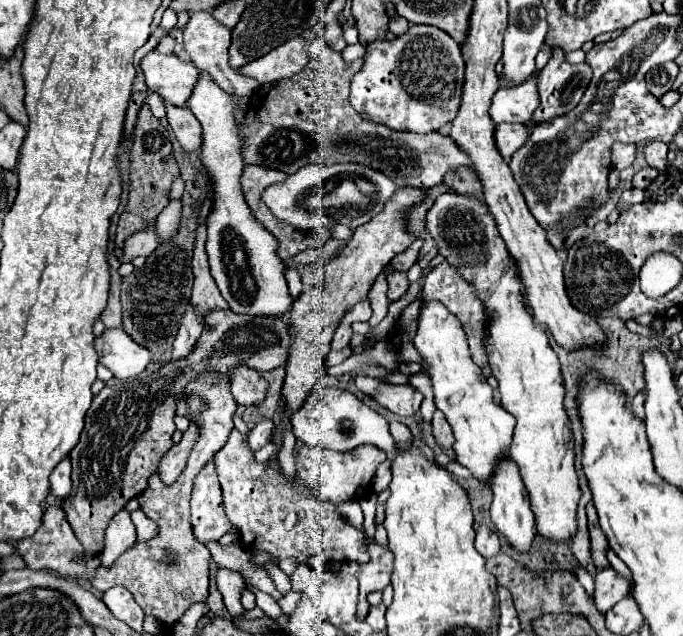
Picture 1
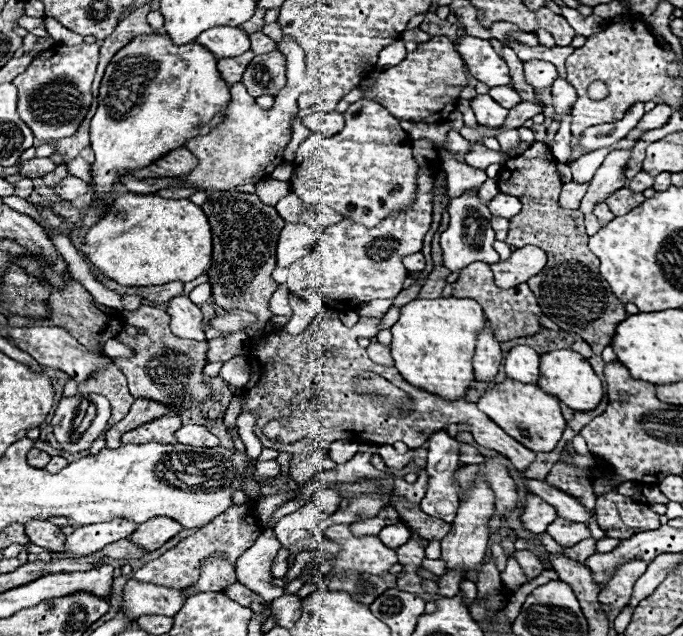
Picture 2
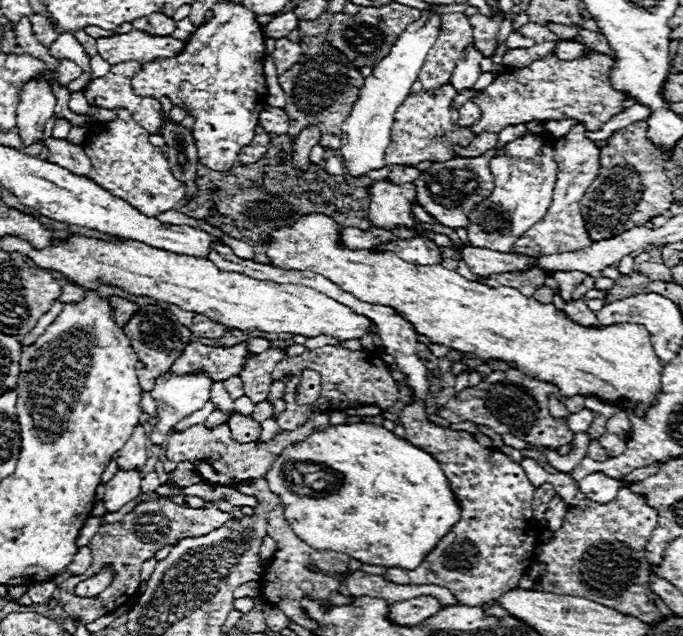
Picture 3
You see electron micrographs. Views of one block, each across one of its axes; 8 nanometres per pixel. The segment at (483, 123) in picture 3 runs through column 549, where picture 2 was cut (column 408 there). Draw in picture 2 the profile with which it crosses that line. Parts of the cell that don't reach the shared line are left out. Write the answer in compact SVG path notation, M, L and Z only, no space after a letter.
M446 36L430 38L430 42L420 44L398 66L392 66L388 70L376 70L370 76L376 78L376 84L366 90L364 98L380 102L398 120L414 120L414 122L428 122L428 124L438 124L438 122L442 124L442 122L446 122L450 112L456 108L456 96L468 84L466 74L464 74L464 60L460 58L460 54L454 50L454 44Z

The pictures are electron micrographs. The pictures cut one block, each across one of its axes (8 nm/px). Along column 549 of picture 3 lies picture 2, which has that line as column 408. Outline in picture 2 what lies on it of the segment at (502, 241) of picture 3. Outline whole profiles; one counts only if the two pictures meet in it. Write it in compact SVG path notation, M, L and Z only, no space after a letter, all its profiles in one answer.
M368 98L350 104L350 108L344 112L344 124L344 130L334 136L326 138L312 134L299 146L290 188L306 204L326 204L344 218L350 218L356 224L364 224L366 228L374 228L380 224L380 220L402 212L402 208L408 208L416 202L418 164L412 158L412 138L400 128L398 120L384 106Z

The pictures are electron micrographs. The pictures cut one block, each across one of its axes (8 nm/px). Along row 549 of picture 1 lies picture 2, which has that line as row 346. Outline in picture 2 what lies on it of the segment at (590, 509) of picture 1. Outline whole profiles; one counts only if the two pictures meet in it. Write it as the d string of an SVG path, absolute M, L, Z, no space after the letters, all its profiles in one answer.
M534 142L524 154L510 158L496 180L500 192L516 196L522 202L520 214L510 220L506 242L510 246L532 244L548 254L544 270L528 280L542 312L556 324L564 322L564 326L560 326L562 330L582 336L594 354L602 354L602 350L610 346L616 326L626 318L626 310L614 296L610 284L600 276L598 258L588 250L584 214L558 206L562 180L556 170L556 158L544 143Z

